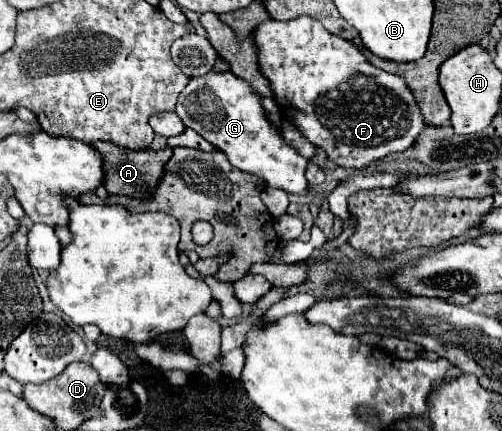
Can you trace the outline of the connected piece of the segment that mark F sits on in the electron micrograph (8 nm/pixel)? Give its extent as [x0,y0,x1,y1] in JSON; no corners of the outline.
[255,17,423,169]

